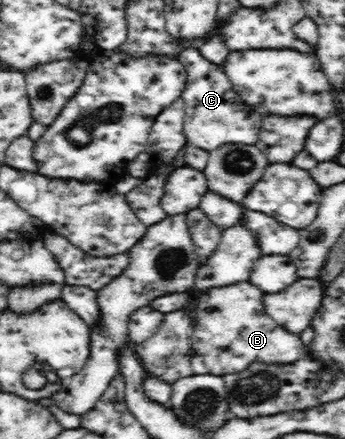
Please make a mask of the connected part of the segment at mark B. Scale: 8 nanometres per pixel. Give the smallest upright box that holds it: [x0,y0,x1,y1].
[192,281,309,376]

